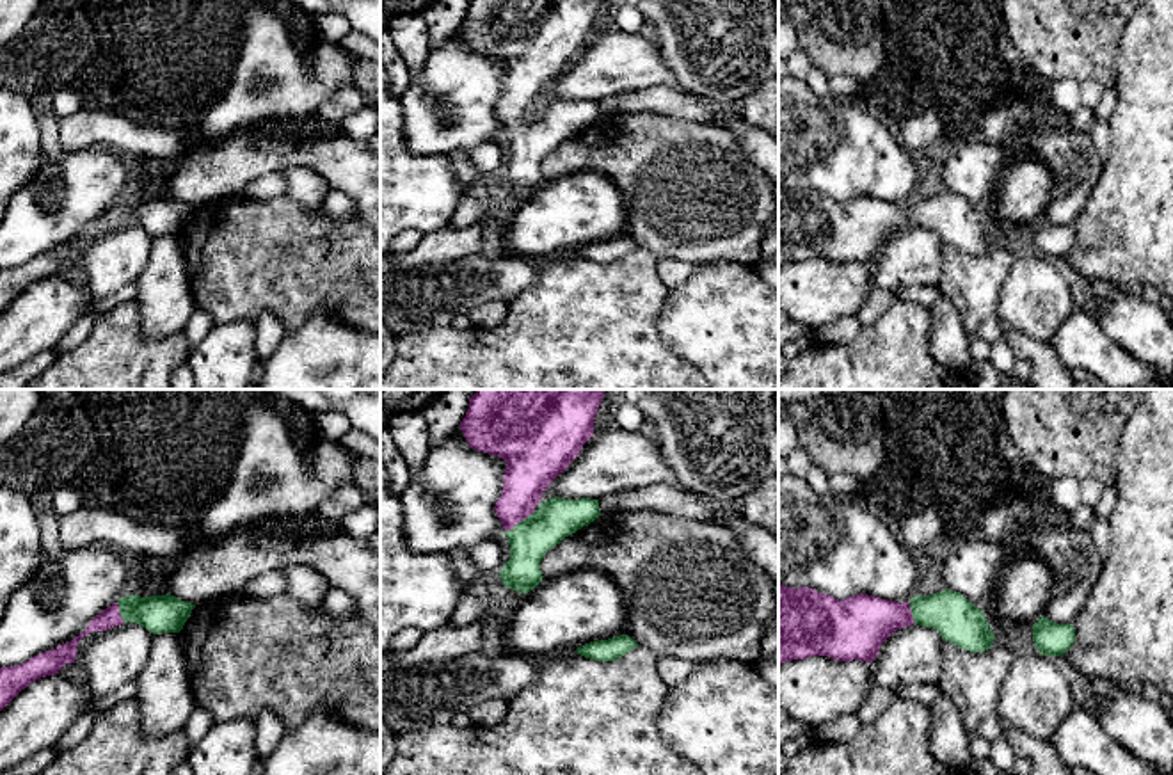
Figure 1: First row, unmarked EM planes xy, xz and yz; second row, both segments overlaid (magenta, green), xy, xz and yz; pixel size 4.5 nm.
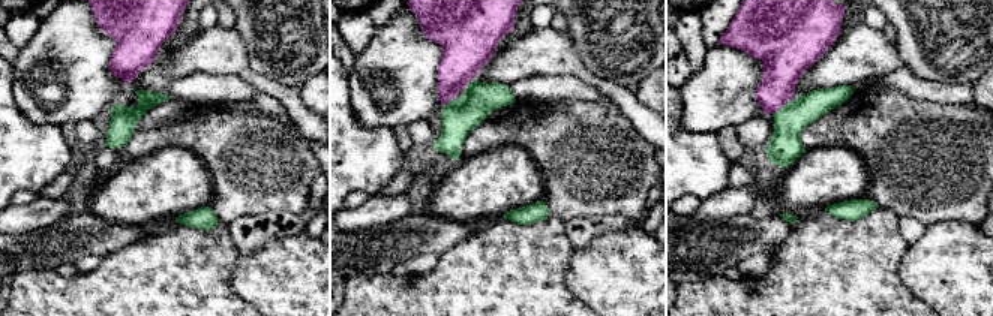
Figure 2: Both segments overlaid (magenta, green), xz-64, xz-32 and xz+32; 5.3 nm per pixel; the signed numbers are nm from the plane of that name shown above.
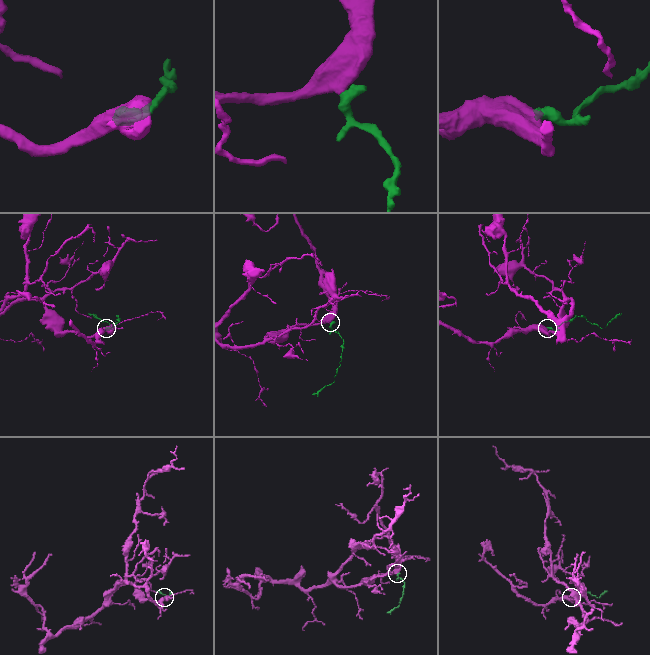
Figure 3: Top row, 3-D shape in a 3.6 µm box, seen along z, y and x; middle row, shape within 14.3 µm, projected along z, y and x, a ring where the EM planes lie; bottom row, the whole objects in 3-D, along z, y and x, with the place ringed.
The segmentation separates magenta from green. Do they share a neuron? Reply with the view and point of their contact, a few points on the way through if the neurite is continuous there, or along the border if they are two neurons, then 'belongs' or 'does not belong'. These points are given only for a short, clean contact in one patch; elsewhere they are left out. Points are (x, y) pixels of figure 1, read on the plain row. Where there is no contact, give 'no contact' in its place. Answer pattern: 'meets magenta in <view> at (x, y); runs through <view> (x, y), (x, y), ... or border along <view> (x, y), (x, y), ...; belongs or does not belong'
meets magenta in xz at (519, 123); runs through xz (530, 70), (519, 96), (519, 123), (553, 123), (557, 119); belongs

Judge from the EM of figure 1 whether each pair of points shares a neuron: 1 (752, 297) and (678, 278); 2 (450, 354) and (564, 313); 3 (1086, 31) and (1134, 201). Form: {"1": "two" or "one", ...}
{"1": "two", "2": "one", "3": "two"}

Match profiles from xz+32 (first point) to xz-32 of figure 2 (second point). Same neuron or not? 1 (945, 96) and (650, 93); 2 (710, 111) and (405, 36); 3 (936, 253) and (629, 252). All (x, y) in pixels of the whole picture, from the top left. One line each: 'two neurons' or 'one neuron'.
1: two neurons
2: one neuron
3: one neuron

